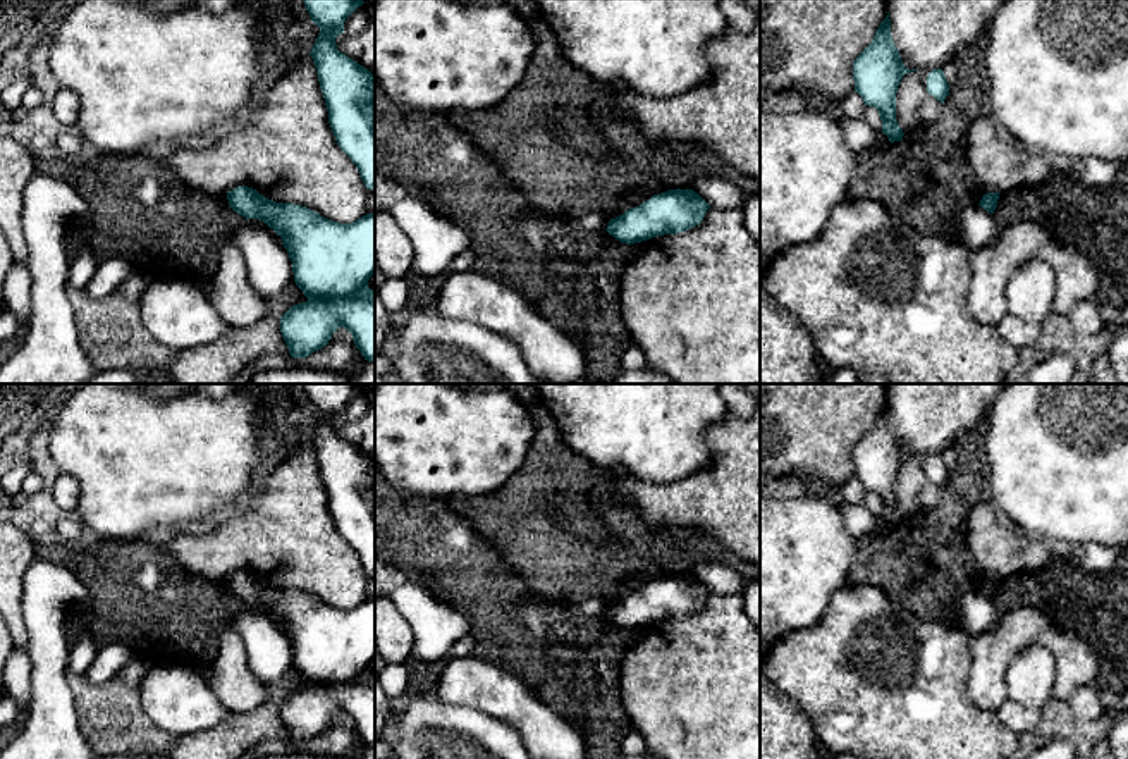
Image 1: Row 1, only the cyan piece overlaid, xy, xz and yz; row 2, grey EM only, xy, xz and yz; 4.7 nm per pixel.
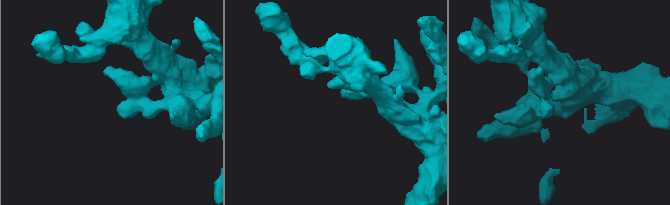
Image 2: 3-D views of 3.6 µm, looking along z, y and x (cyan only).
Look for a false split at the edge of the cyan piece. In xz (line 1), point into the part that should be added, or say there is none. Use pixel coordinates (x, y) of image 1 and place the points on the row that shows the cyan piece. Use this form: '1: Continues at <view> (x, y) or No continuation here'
1: No continuation here

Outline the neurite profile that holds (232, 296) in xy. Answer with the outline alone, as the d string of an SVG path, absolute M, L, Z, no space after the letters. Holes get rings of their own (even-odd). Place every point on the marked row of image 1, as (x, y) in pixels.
M230 238L218 251L210 301L234 329L251 327L267 313L267 298L251 286L246 260Z

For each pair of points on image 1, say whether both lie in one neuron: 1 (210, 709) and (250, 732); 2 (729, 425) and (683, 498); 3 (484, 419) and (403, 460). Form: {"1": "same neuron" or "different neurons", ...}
{"1": "different neurons", "2": "same neuron", "3": "same neuron"}

